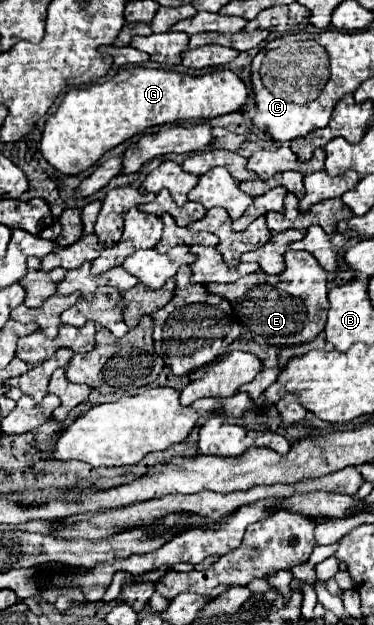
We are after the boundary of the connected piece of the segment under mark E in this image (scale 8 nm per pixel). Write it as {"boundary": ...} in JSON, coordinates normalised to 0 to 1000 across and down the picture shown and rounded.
{"boundary":[[[773,400],[762,406],[767,432],[741,442],[709,435],[676,435],[618,454],[559,454],[564,470],[607,477],[623,490],[639,518],[676,534],[687,550],[719,554],[789,554],[848,541],[874,512],[874,435],[810,400]]]}

